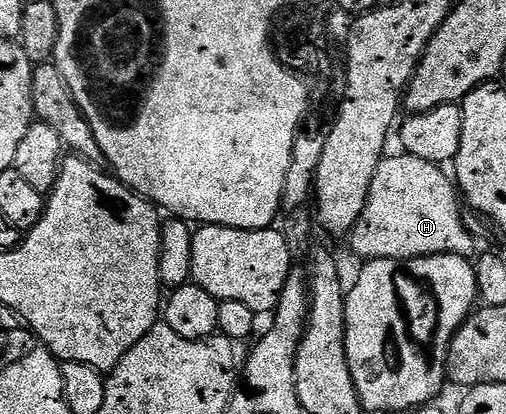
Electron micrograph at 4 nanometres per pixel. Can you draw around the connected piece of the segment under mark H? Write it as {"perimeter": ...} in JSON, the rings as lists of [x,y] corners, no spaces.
{"perimeter":[[[406,153],[398,154],[388,154],[377,165],[377,173],[373,173],[373,185],[365,201],[365,209],[350,233],[349,242],[352,249],[360,255],[360,260],[416,259],[426,255],[474,256],[476,236],[467,230],[461,196],[452,176],[448,172],[446,175],[443,172],[446,170],[438,163],[421,161],[421,157],[413,157]]]}

